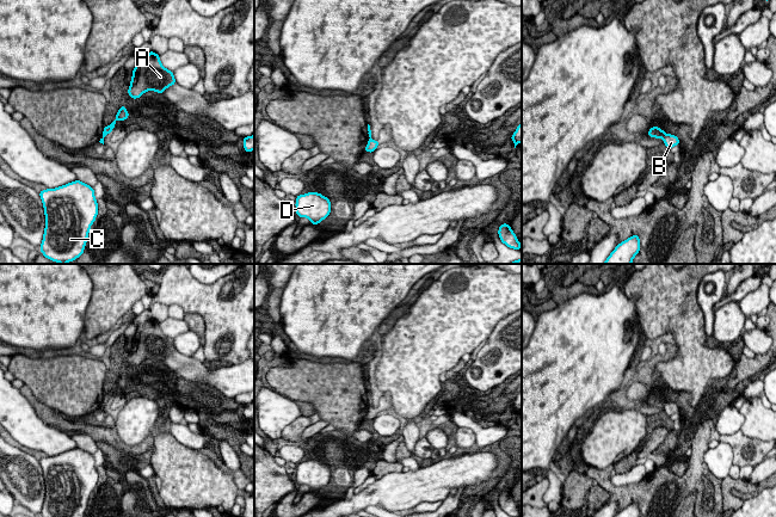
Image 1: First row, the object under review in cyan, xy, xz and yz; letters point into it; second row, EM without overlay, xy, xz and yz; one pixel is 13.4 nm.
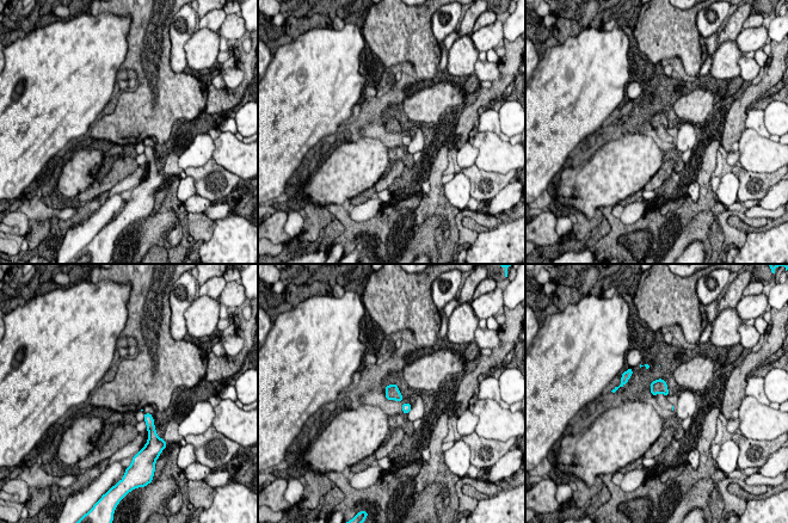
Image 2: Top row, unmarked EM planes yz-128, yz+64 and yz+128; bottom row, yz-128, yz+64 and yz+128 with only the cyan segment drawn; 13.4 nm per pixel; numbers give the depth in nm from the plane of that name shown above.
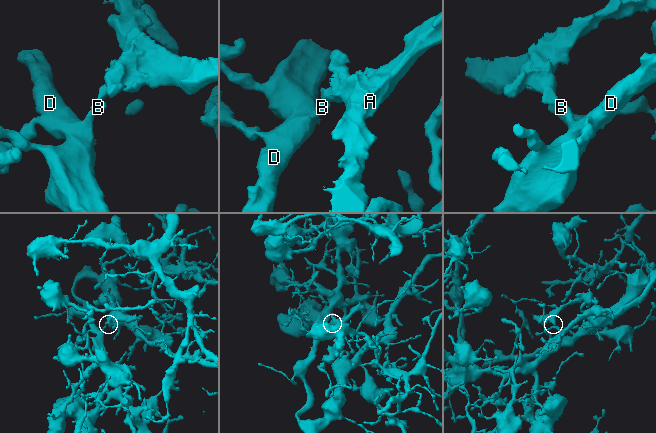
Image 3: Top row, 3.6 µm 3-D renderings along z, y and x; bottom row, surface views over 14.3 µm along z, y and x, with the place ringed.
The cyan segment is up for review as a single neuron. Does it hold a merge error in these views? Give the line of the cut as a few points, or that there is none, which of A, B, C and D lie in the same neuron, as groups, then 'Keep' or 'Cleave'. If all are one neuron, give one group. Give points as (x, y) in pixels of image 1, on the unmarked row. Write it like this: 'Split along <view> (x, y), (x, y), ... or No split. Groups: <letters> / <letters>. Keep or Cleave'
Split along yz (666, 402), (663, 405). Groups: A / B C D. Cleave

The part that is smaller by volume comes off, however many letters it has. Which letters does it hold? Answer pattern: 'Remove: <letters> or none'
Remove: A

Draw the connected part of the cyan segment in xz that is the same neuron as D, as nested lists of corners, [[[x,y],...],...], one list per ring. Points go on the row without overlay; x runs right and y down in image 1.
[[[318,460],[298,462],[295,473],[296,482],[309,486],[312,492],[319,492],[331,480],[330,466]]]

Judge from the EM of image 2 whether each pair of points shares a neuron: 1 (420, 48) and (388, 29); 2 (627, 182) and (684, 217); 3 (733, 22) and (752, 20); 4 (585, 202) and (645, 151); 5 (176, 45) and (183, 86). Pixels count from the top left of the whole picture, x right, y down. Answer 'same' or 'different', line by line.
1: same
2: different
3: different
4: same
5: different

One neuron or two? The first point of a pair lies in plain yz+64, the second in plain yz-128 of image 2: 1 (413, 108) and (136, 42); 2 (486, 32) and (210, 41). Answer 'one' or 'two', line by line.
1: one
2: two

